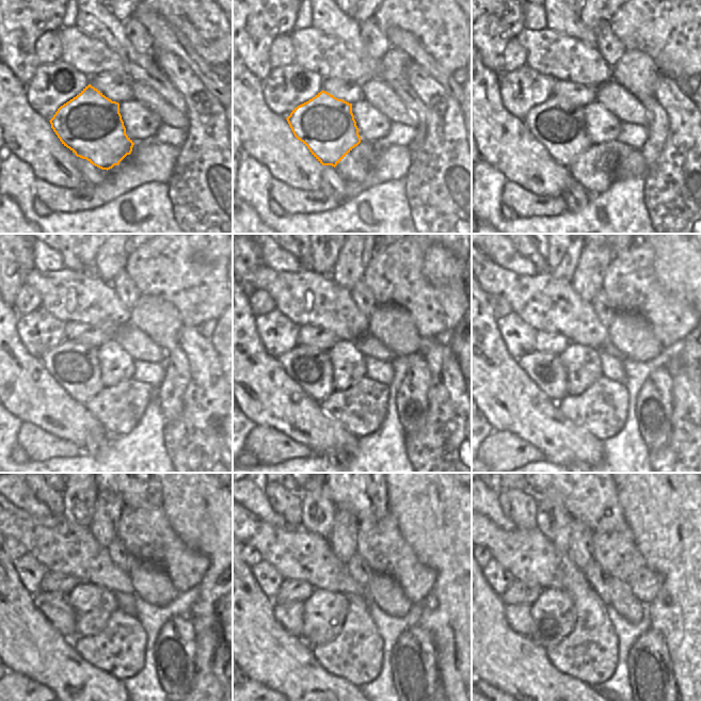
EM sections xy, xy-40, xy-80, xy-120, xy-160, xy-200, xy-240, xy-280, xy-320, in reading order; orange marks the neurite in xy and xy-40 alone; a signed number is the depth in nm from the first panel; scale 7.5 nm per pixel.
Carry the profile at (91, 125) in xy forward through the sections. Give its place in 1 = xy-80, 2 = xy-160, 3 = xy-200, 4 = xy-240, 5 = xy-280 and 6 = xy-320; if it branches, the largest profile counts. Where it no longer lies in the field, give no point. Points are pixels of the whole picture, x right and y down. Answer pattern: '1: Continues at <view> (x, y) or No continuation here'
1: Continues at xy-80 (558, 125)
2: Continues at xy-160 (309, 367)
3: Continues at xy-200 (545, 369)
4: Continues at xy-240 (54, 606)
5: Continues at xy-280 (289, 615)
6: Continues at xy-320 (519, 617)

